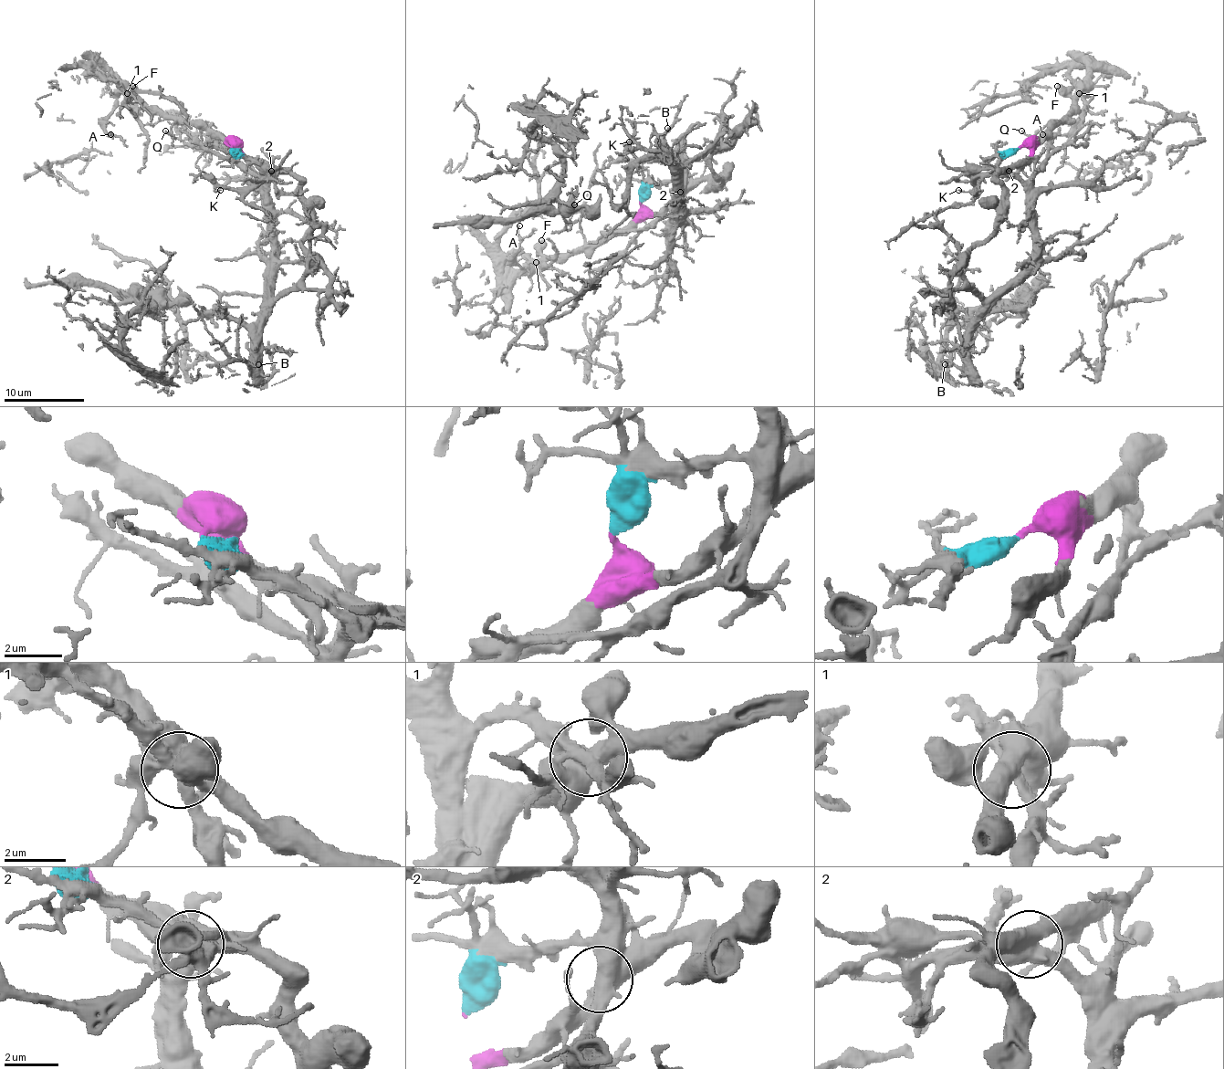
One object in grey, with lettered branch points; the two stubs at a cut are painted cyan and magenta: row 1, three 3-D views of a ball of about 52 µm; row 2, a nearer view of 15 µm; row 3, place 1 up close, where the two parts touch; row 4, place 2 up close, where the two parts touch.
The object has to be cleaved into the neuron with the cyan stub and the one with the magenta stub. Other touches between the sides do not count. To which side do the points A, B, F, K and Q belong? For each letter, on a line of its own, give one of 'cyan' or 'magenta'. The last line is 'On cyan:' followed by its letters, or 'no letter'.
A: magenta
B: cyan
F: magenta
K: cyan
Q: magenta
On cyan: B, K

